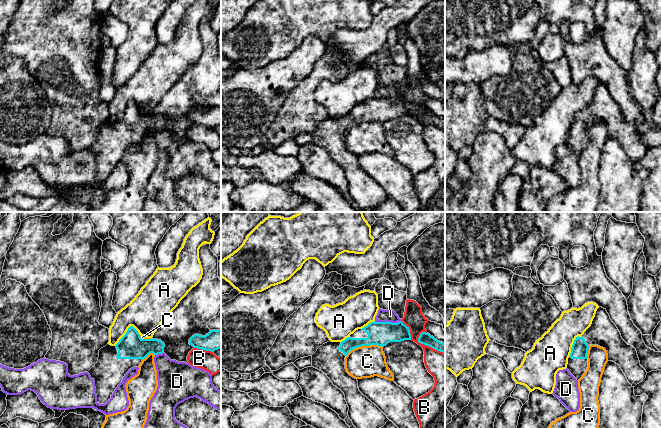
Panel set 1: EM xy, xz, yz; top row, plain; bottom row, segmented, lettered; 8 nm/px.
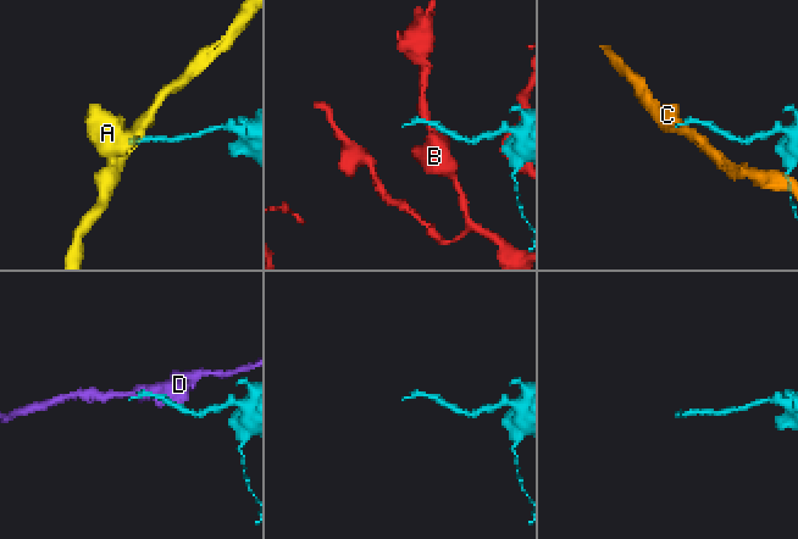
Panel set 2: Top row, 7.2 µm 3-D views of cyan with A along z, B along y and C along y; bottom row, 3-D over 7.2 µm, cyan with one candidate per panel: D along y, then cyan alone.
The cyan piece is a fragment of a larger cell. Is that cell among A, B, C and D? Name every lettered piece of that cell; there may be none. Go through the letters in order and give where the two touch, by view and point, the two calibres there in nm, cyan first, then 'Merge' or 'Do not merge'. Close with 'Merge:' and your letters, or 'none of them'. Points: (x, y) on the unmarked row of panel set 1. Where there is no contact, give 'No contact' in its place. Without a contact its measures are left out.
A: Touches cyan at xy (127, 107). Thickness 200 nm (cyan) against 300 nm. Do not merge
B: Touches cyan at xz (428, 121). Thickness 100 nm (cyan) against 220 nm. Do not merge
C: Touches cyan at xz (363, 121). Thickness 190 nm (cyan) against 260 nm. Do not merge
D: Touches cyan at xz (388, 98). Thickness 190 nm (cyan) against 100 nm. Do not merge
Merge: none of them

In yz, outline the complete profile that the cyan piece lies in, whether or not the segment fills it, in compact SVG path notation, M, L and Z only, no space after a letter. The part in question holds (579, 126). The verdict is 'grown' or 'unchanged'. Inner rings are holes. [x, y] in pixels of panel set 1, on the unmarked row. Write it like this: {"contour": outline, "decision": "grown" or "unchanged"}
{"contour": "M602 83L597 85L591 102L581 113L576 113L572 121L567 145L577 157L587 146L590 121L605 124L608 137L613 137L620 142L632 163L646 154L647 148L640 141L636 125L622 115L618 104L610 95L606 85Z", "decision": "grown"}

